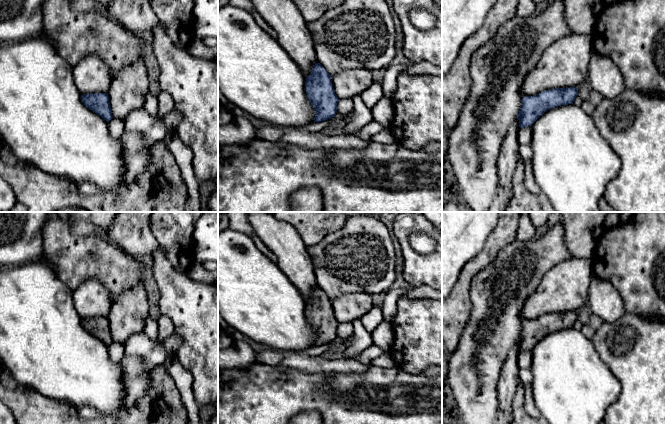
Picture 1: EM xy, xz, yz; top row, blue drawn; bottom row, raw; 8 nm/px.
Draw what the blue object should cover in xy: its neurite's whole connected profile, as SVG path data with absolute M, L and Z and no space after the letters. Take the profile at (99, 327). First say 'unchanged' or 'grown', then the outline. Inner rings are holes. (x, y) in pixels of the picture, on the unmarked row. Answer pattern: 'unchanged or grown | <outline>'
grown | M140 284L120 294L107 317L83 318L81 324L107 346L112 342L125 345L132 334L143 332L148 316L147 293Z

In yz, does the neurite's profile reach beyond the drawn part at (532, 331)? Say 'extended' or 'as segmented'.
extended

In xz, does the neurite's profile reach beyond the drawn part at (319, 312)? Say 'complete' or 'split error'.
split error

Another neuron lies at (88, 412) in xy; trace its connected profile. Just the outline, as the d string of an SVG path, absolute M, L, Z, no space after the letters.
M90 406L78 408L78 414L83 419L95 419L103 417L103 415L100 412L98 412L97 410Z

